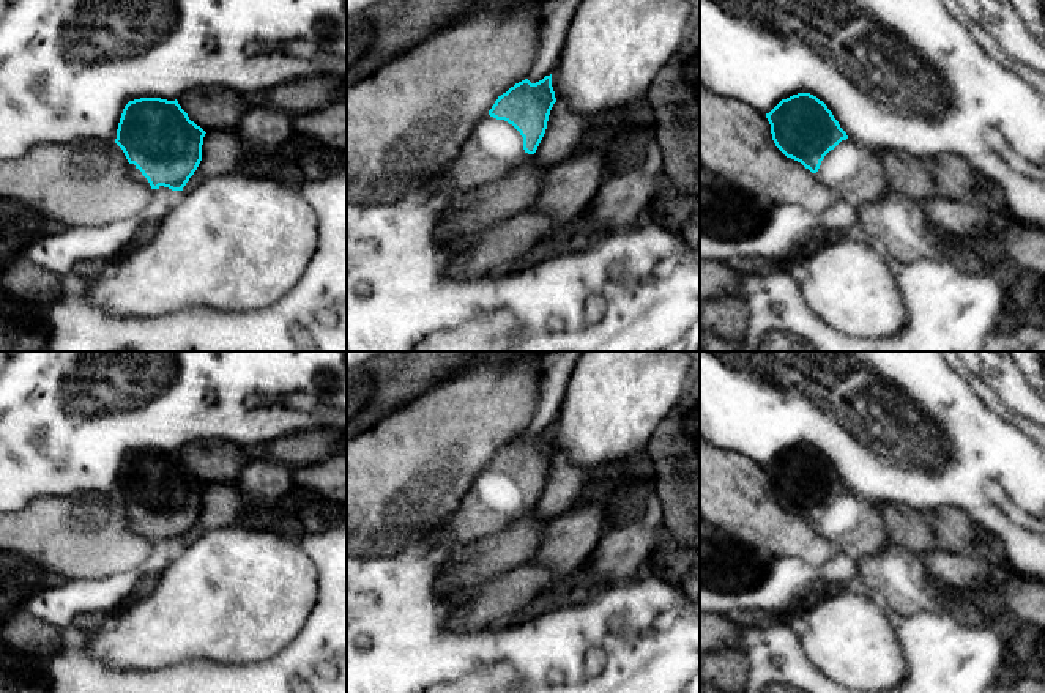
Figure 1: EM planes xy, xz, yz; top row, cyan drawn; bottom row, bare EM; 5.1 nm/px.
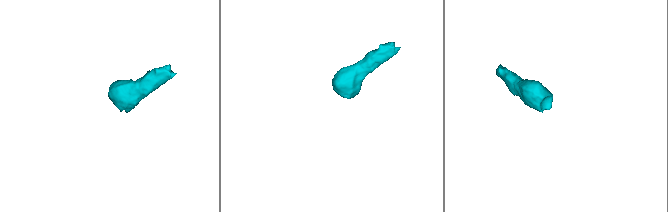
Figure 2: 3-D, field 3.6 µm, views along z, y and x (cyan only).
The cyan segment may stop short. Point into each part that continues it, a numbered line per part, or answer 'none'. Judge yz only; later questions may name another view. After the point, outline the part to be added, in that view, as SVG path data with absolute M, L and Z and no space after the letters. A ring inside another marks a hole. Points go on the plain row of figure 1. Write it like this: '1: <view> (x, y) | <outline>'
1: yz (851, 523) | M850 490L824 509L813 528L853 558L878 553L889 542L878 507Z

